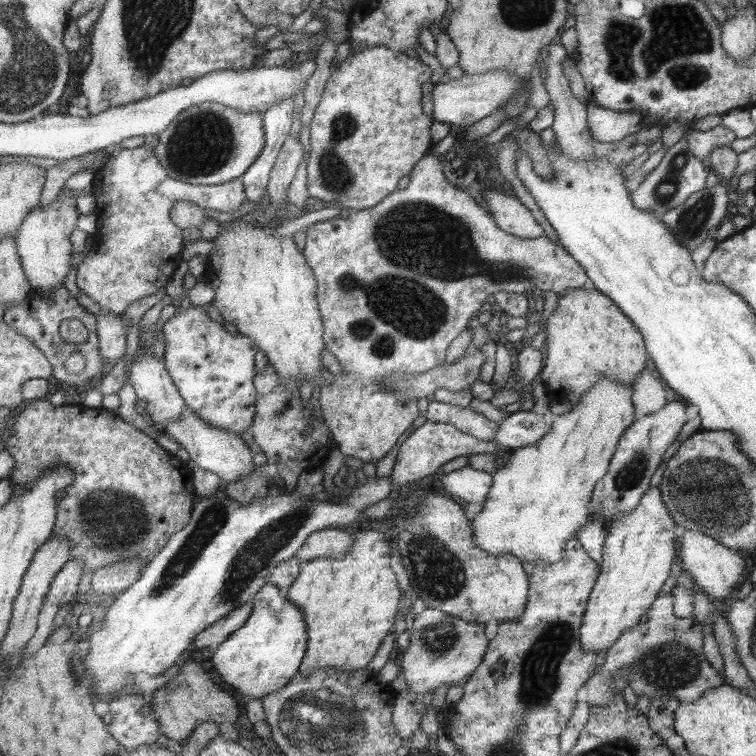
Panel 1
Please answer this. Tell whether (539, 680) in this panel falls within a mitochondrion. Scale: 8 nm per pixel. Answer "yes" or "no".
yes

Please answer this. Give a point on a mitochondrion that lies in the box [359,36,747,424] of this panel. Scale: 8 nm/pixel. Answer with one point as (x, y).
(691, 223)

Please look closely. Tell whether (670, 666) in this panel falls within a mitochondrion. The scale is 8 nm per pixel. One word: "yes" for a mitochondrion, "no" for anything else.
yes

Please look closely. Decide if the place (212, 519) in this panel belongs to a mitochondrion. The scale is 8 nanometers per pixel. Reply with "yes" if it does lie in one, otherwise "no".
yes

